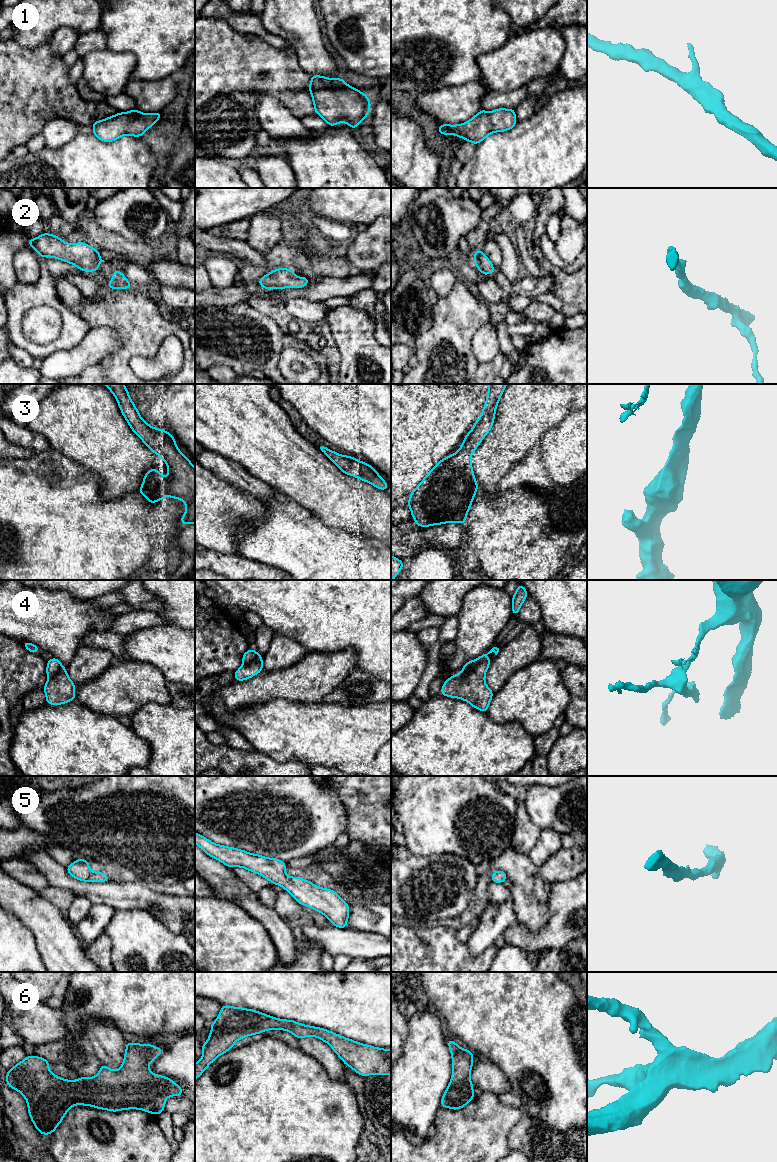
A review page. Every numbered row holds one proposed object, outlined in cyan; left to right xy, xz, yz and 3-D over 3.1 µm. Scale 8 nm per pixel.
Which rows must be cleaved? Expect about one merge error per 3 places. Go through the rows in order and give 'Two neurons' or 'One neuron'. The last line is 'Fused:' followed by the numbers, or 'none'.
1: One neuron
2: One neuron
3: One neuron
4: Two neurons
5: One neuron
6: One neuron
Fused: 4

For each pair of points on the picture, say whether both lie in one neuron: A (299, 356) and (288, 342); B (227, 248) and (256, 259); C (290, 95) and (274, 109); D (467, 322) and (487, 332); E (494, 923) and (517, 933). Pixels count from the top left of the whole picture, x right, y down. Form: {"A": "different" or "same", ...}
{"A": "different", "B": "same", "C": "different", "D": "different", "E": "different"}

